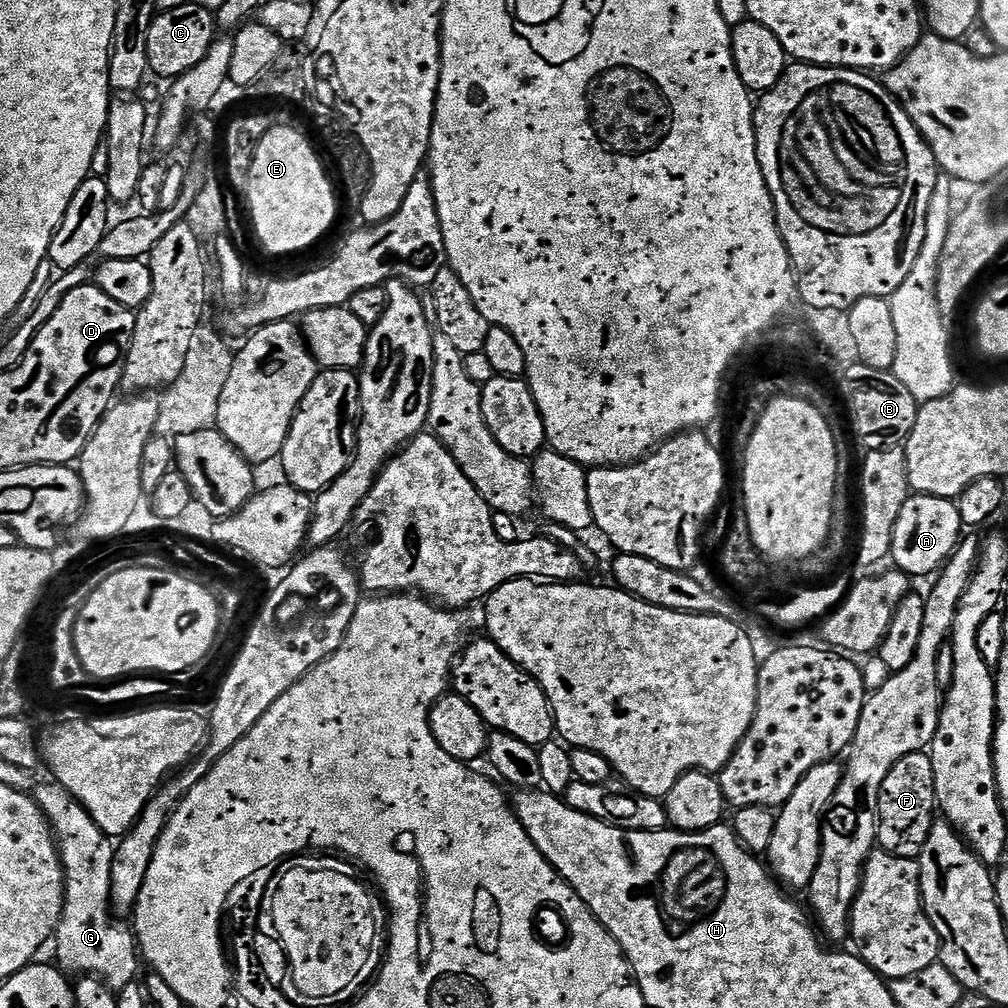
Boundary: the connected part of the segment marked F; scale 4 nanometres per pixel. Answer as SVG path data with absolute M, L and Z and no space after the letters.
M927 751L906 754L906 758L894 762L894 770L890 770L890 774L886 774L886 782L882 782L876 815L878 817L876 843L883 851L907 860L916 860L922 854L922 846L926 846L926 838L930 838L930 830L938 816L934 790L934 766L931 755Z

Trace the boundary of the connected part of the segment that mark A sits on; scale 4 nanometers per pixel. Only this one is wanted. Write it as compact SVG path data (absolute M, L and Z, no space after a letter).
M919 494L909 495L894 524L890 560L896 563L893 565L909 578L928 575L931 577L939 573L948 559L952 557L964 531L964 523L958 514L956 500Z

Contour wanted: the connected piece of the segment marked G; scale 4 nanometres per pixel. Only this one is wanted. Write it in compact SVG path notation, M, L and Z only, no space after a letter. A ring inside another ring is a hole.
M47 783L34 792L34 799L52 825L64 867L64 909L54 937L55 963L65 973L80 972L76 974L97 977L113 992L121 992L137 979L136 971L142 968L142 957L133 929L129 925L127 928L125 921L114 915L112 867L116 849L98 822L86 814L83 806L62 785Z

